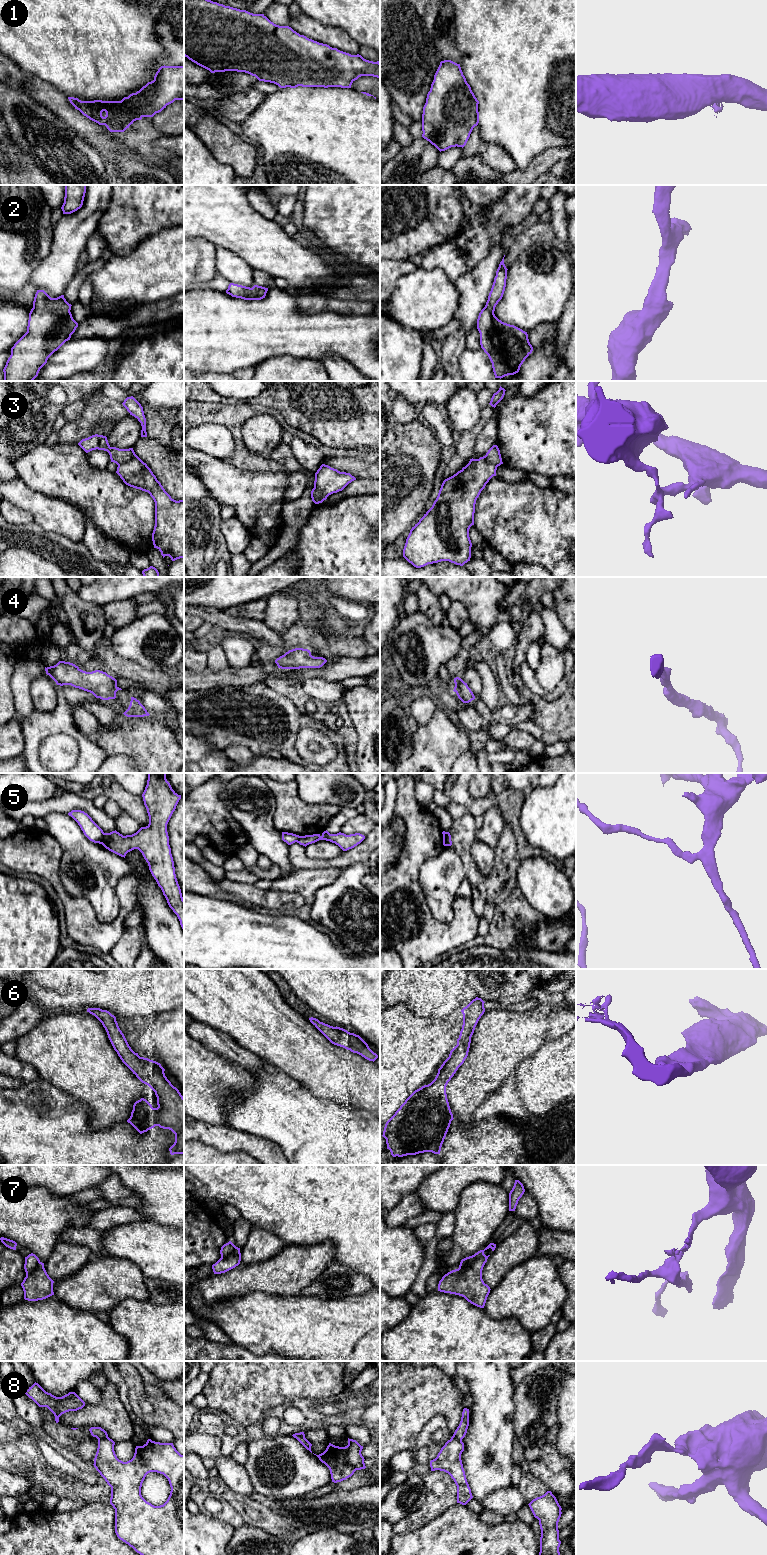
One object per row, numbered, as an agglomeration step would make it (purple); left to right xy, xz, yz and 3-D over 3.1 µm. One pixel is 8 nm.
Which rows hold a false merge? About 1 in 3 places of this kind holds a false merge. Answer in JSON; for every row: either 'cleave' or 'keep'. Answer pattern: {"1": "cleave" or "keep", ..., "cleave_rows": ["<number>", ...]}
{"1": "cleave", "2": "keep", "3": "cleave", "4": "keep", "5": "cleave", "6": "keep", "7": "cleave", "8": "cleave", "cleave_rows": ["1", "3", "5", "7", "8"]}

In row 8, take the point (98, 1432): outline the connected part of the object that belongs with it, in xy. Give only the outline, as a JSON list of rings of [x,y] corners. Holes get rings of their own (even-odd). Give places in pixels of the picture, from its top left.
[[[91,1427],[89,1429],[89,1431],[90,1431],[91,1435],[93,1437],[96,1437],[98,1440],[108,1437],[107,1432],[104,1429],[102,1429],[101,1427]]]

